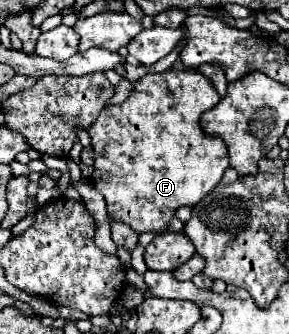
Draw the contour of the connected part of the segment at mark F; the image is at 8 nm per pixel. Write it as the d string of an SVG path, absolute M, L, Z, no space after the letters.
M167 70L167 72L161 72L161 74L145 74L131 90L129 98L119 104L119 106L111 106L111 108L103 108L97 122L89 128L89 136L93 140L93 150L95 150L95 172L93 172L93 178L91 178L91 184L105 196L105 202L107 202L107 212L115 218L115 220L121 220L125 224L129 224L137 234L143 234L143 232L165 232L171 218L175 216L175 210L179 206L195 206L199 200L203 200L223 178L223 172L229 168L229 158L227 158L227 146L225 142L219 138L219 136L211 136L207 134L201 124L199 124L199 118L205 110L211 110L217 102L219 102L219 94L213 90L213 84L209 82L209 78L203 78L203 74L199 70Z

